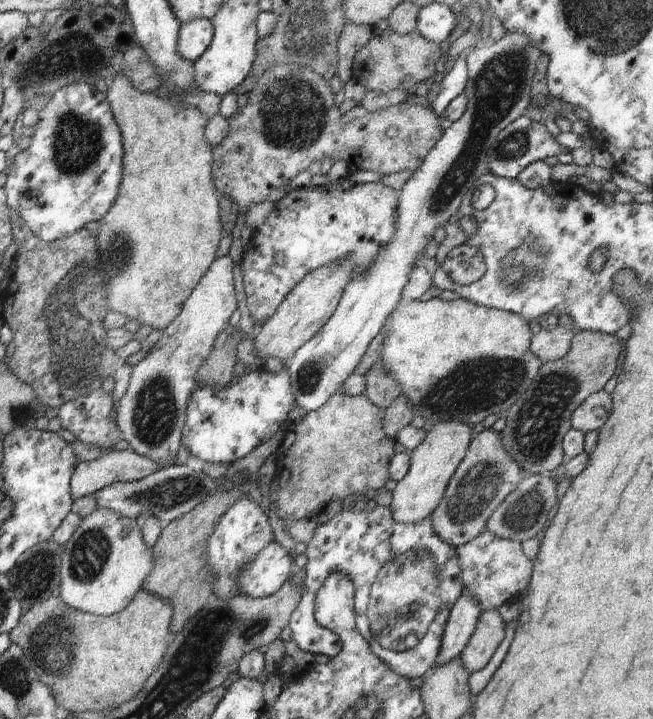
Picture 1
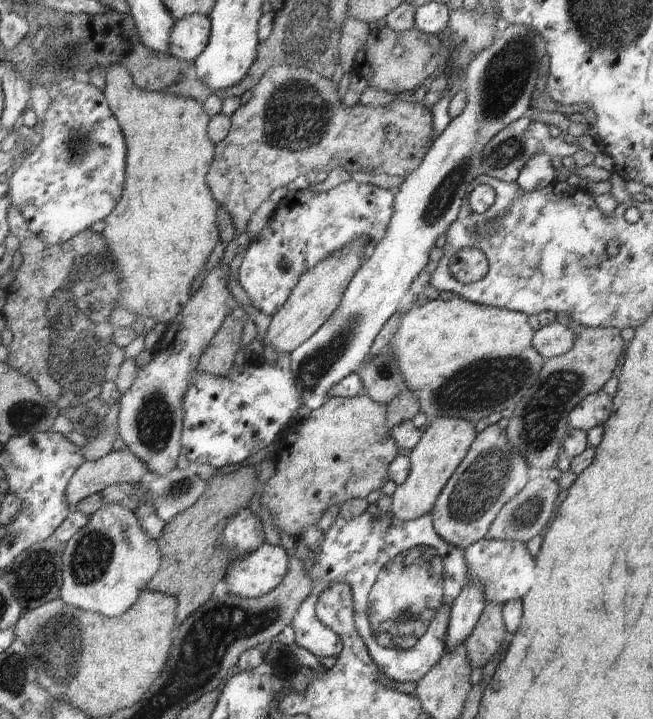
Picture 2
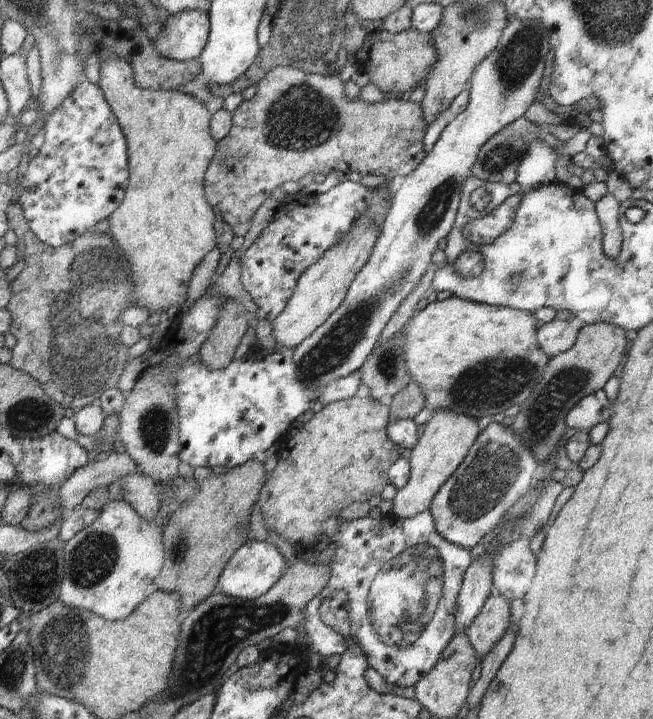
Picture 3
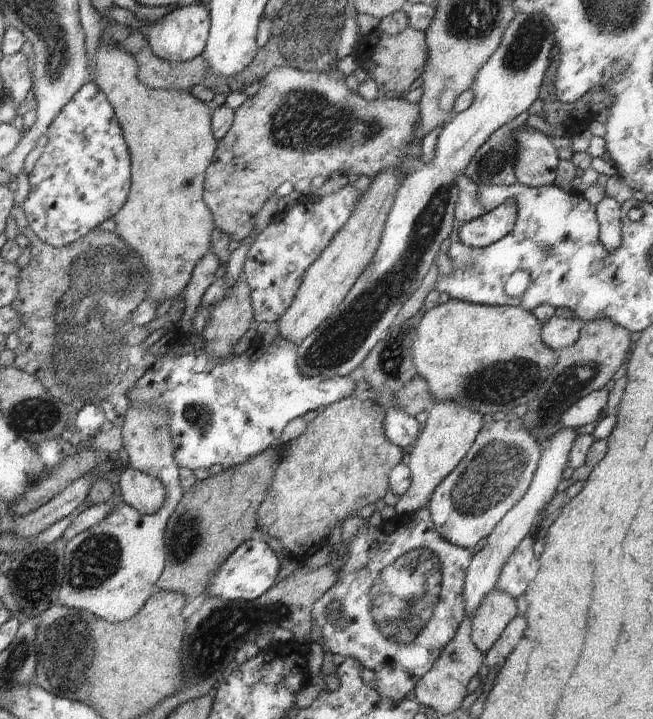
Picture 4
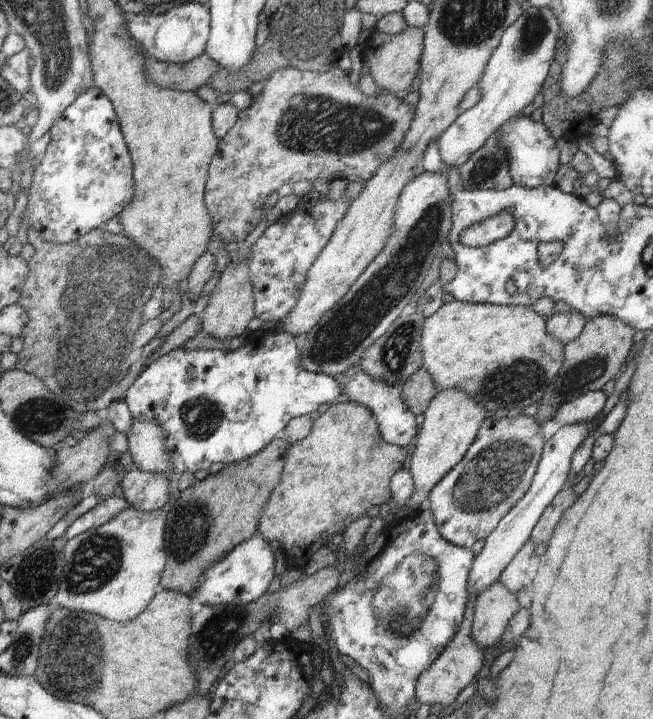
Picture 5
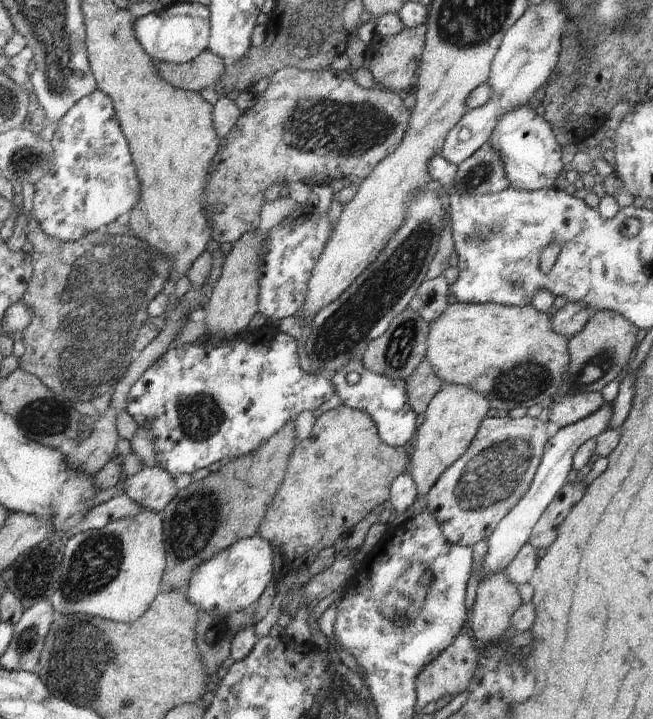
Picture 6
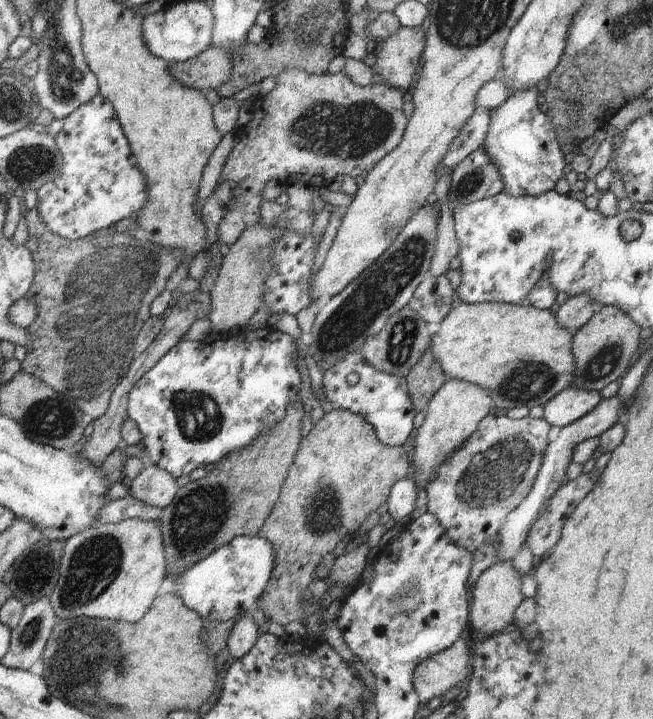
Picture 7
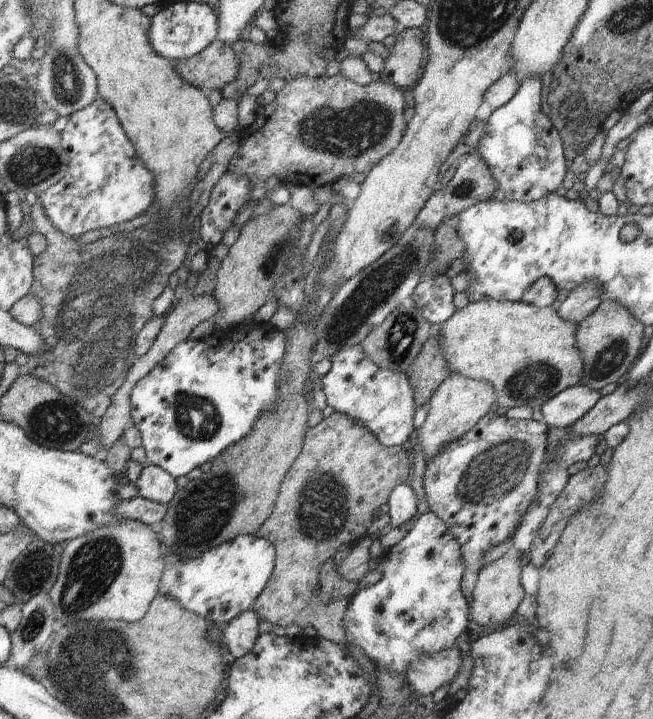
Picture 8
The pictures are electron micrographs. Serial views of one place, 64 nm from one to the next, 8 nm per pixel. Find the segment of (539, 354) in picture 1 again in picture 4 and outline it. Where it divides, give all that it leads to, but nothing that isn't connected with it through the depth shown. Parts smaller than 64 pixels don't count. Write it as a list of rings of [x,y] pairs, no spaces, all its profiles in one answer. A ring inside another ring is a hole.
[[[552,316],[542,325],[542,342],[554,352],[572,346],[580,336],[582,321],[578,318]]]

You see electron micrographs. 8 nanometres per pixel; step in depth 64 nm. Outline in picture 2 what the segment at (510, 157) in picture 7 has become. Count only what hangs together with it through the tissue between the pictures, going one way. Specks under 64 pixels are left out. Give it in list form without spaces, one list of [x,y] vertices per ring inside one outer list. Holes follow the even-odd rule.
[[[540,152],[540,154],[534,154],[524,164],[524,168],[520,170],[515,181],[524,192],[532,192],[534,189],[544,188],[556,180],[556,172],[552,167],[552,157]]]

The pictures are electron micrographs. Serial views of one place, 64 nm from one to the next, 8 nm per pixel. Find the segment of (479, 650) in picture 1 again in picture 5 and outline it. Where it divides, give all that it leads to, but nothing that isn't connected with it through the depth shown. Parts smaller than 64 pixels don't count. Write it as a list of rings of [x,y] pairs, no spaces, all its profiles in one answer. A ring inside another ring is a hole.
[[[496,580],[475,599],[472,636],[483,649],[495,648],[509,620],[521,609],[514,592]]]

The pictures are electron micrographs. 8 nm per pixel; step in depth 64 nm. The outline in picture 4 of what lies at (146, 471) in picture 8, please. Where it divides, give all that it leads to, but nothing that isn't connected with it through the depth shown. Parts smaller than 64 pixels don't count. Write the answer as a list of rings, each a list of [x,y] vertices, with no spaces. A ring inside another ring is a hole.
[[[131,467],[122,472],[118,488],[122,494],[119,499],[142,514],[154,514],[166,500],[162,481]]]

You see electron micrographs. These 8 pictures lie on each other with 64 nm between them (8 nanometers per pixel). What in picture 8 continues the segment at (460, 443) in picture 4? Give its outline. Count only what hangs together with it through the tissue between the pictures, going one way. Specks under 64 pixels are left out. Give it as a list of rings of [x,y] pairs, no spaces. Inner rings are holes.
[[[451,372],[436,388],[432,398],[427,402],[430,408],[427,417],[418,432],[418,447],[424,452],[425,460],[432,460],[446,444],[460,440],[468,430],[472,430],[483,416],[494,406],[494,388],[486,380],[466,378],[458,372]]]

